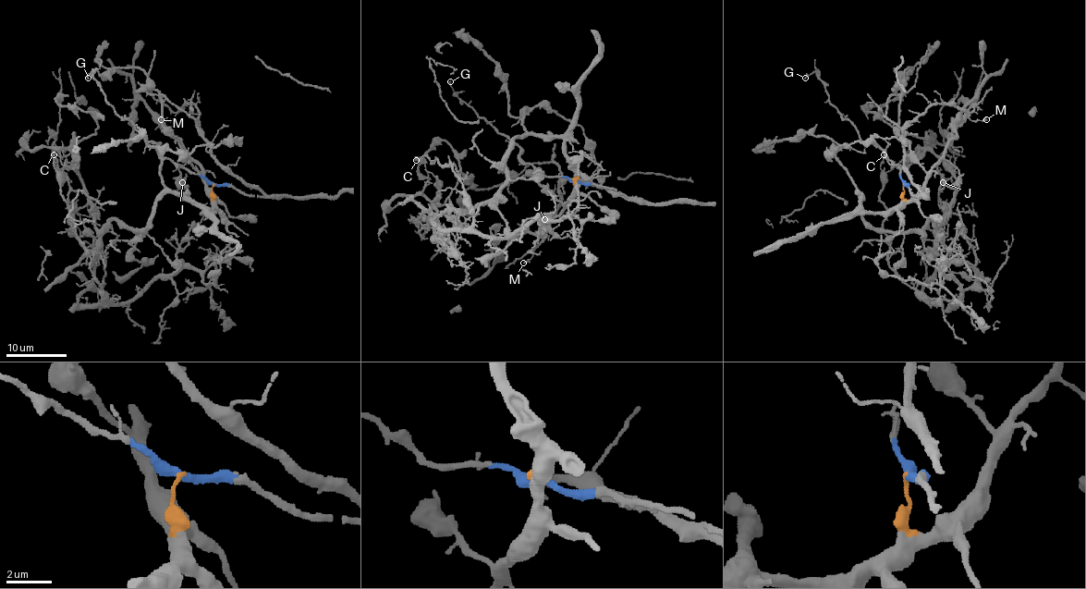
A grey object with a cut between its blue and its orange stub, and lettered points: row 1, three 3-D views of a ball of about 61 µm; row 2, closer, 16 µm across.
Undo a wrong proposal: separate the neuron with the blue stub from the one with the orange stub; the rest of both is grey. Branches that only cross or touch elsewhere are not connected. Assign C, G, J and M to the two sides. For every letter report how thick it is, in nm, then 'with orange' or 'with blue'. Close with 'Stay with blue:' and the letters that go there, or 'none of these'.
C: 150 nm thick; with orange
G: 110 nm thick; with blue
J: 200 nm thick; with orange
M: 170 nm thick; with blue
Stay with blue: G, M

